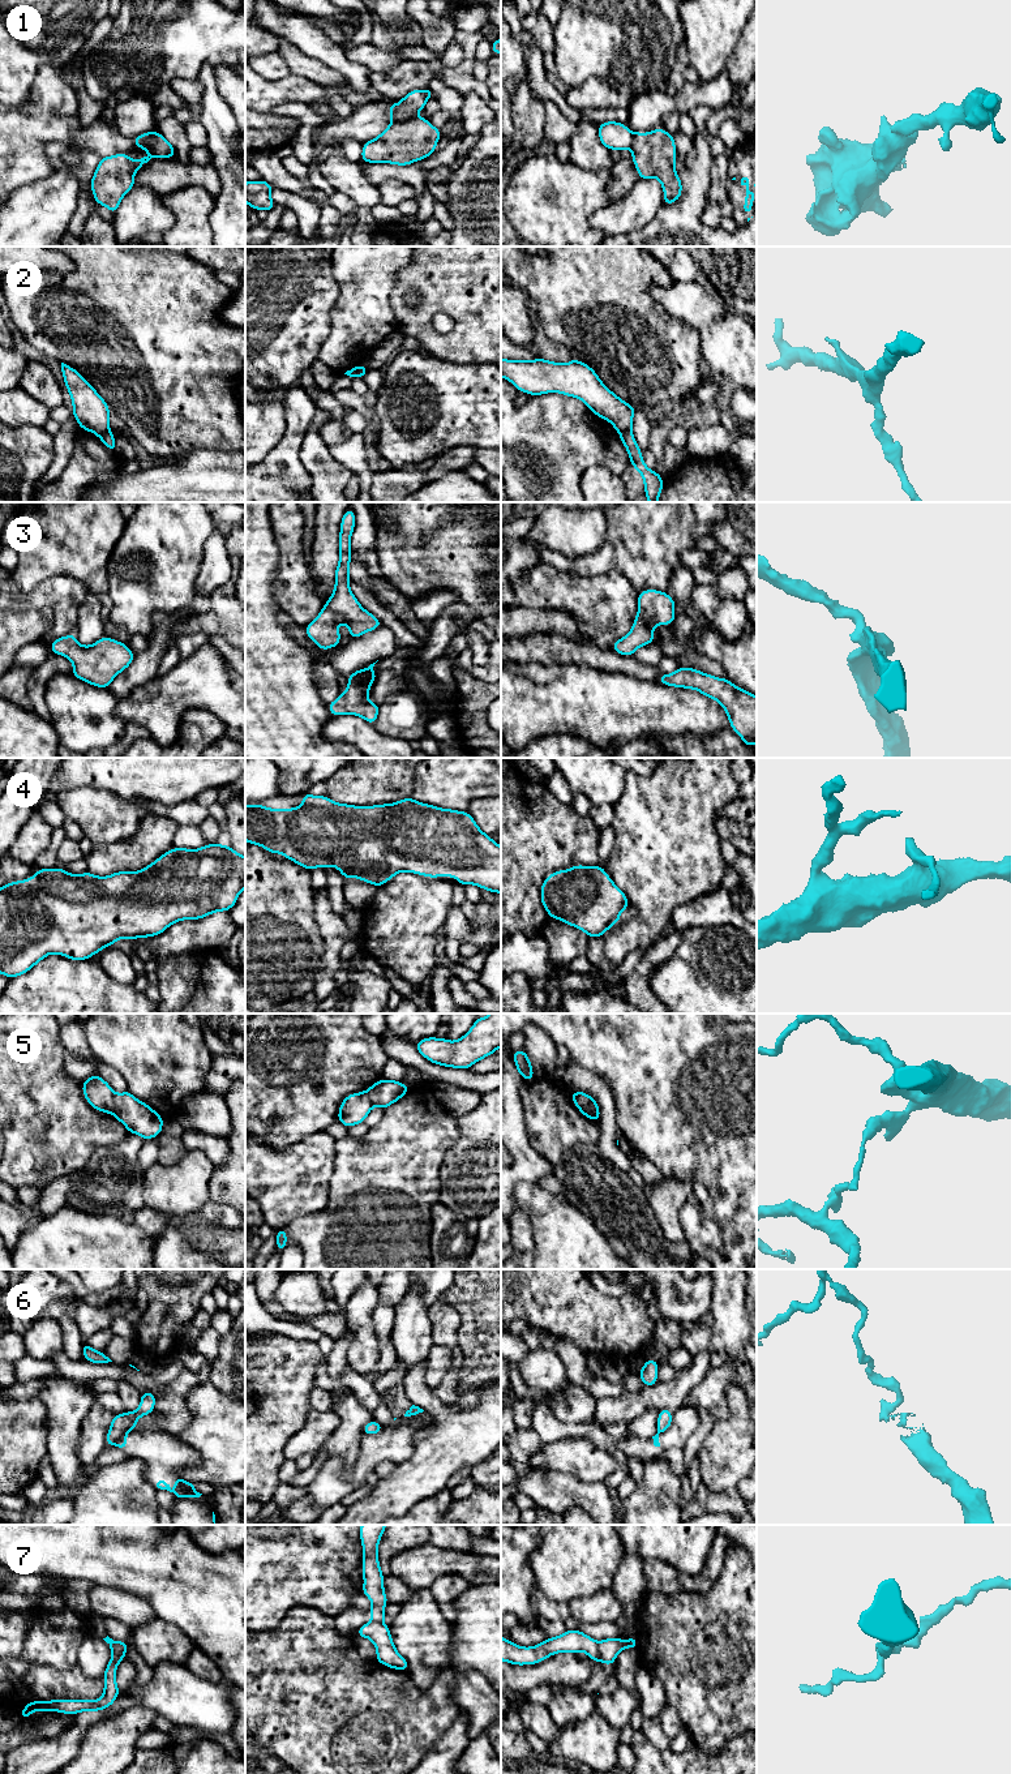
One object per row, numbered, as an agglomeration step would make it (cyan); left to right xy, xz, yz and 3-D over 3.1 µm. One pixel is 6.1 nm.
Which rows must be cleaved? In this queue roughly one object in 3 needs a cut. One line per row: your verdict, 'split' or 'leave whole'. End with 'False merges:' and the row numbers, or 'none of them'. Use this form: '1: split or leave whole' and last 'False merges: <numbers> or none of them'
1: split
2: split
3: leave whole
4: leave whole
5: split
6: split
7: split
False merges: 1, 2, 5, 6, 7

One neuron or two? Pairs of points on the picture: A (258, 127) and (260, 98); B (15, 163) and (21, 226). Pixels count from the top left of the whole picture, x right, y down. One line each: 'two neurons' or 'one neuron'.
A: two neurons
B: two neurons

